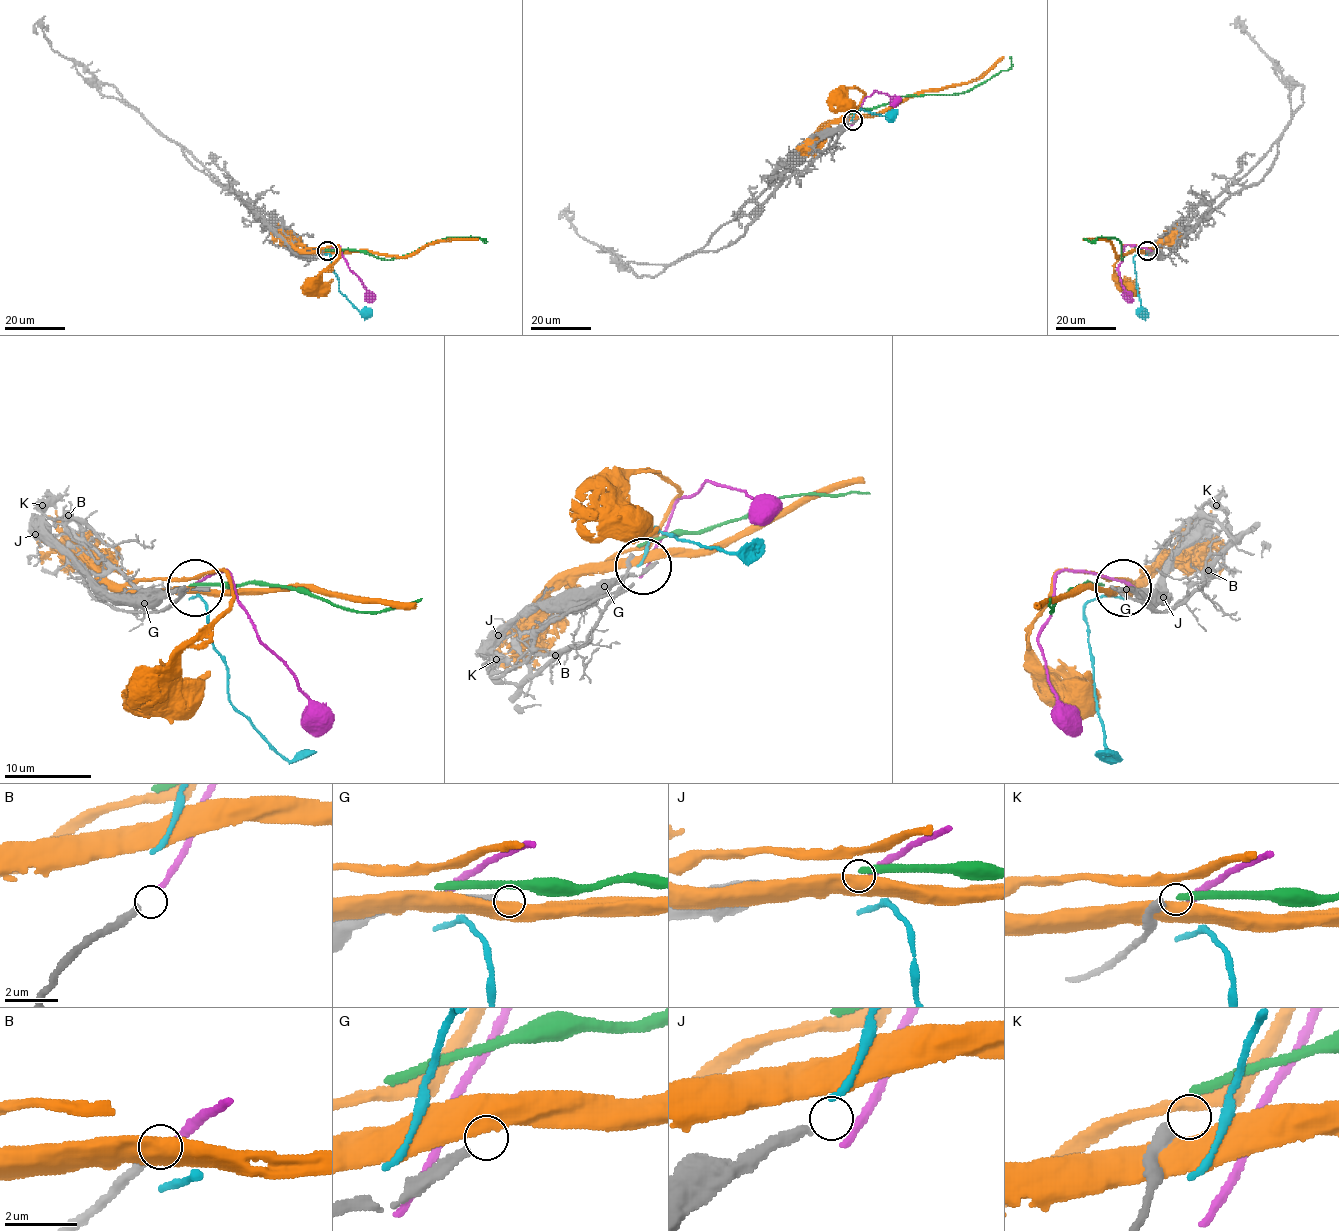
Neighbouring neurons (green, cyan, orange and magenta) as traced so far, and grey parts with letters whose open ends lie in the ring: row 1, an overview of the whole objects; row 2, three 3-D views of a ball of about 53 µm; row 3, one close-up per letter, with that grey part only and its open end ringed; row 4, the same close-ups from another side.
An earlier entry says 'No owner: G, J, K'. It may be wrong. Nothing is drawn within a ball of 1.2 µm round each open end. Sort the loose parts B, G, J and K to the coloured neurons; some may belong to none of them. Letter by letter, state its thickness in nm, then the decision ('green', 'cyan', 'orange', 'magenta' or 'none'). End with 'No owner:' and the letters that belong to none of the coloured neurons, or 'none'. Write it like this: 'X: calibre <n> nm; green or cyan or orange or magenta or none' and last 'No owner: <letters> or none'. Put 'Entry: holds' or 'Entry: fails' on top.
Entry: holds
B: calibre 280 nm; magenta
G: calibre 320 nm; none
J: calibre 280 nm; none
K: calibre 360 nm; none
No owner: G, J, K

